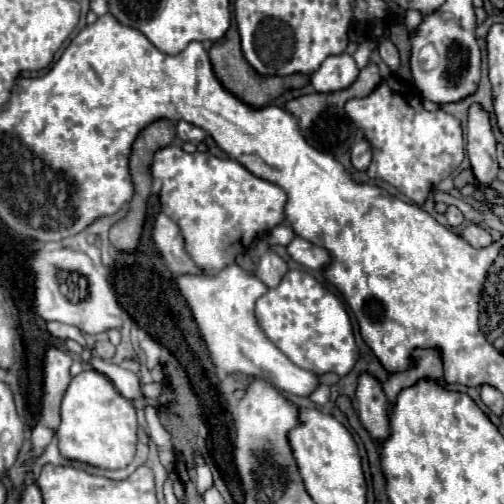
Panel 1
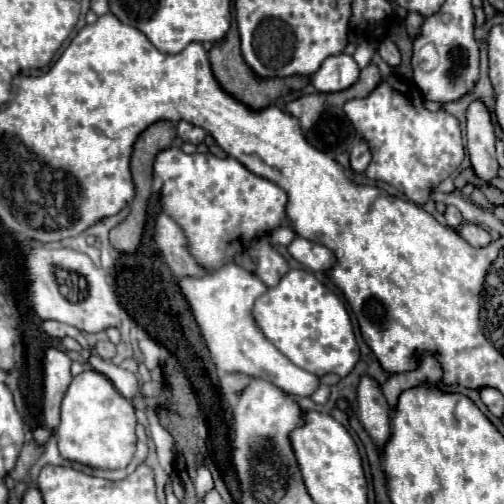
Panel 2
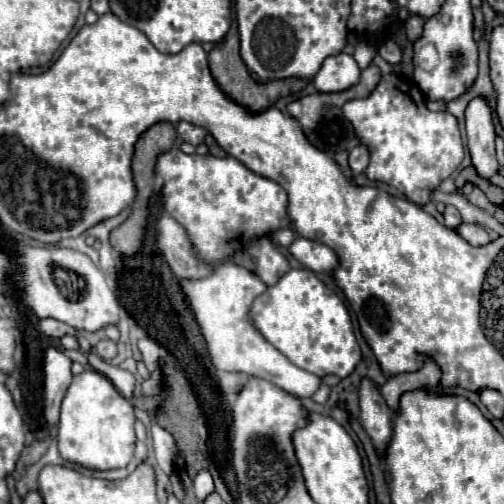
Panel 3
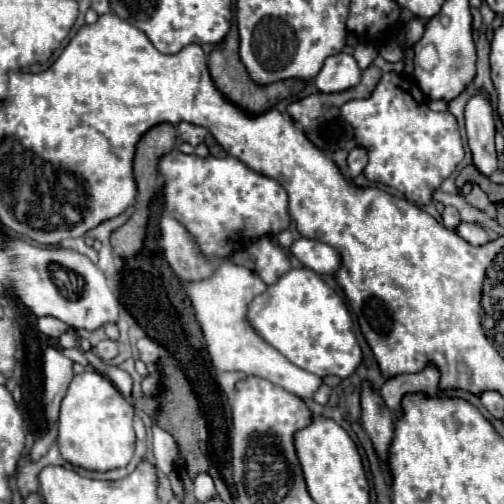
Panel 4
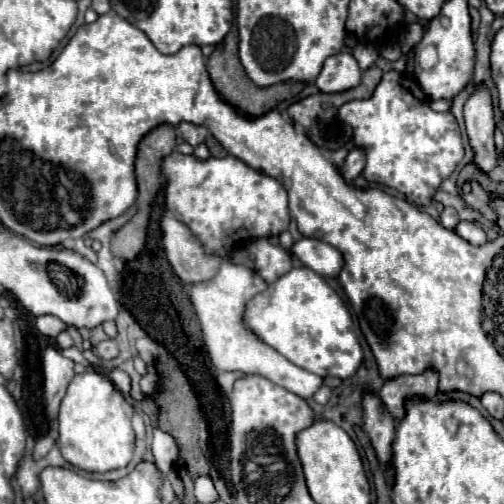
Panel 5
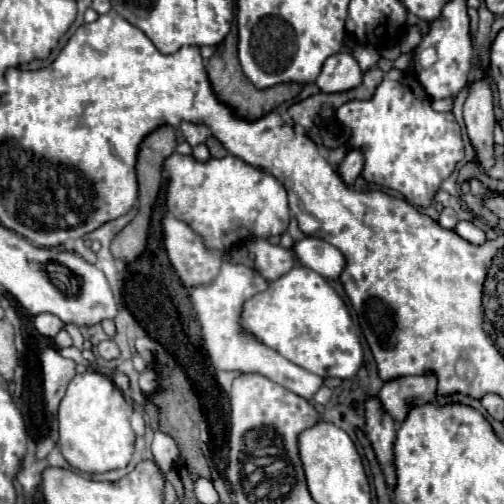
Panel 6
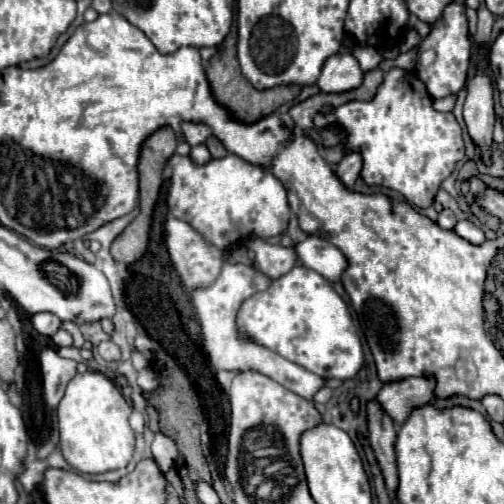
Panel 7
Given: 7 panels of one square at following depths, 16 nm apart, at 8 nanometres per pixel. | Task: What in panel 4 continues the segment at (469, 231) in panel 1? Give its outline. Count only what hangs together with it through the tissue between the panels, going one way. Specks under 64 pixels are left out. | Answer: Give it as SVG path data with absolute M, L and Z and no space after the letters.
M460 222L460 224L456 226L456 232L458 232L466 242L470 242L472 246L482 246L482 244L488 242L488 234L486 234L484 228L478 226L478 224Z

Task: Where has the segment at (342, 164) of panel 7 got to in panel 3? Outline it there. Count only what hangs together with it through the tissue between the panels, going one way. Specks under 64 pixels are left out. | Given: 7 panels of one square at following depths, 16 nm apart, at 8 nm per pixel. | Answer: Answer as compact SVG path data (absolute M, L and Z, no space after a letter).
M362 144L354 146L350 156L348 156L348 168L350 168L350 174L356 176L360 172L364 172L364 168L368 166L368 148L364 148Z

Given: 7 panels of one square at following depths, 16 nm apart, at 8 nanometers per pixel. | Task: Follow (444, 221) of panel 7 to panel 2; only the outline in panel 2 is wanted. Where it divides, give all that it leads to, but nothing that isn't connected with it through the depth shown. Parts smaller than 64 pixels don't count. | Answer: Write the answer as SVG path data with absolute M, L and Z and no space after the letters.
M446 206L444 218L446 218L446 226L450 226L450 228L458 228L462 224L462 214L458 212L456 206Z

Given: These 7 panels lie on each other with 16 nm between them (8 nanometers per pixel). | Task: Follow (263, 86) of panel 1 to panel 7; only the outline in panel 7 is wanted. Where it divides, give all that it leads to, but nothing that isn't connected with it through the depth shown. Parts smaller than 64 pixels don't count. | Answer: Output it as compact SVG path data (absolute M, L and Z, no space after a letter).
M234 32L222 42L222 46L218 48L218 52L214 54L214 58L210 60L208 68L206 68L206 78L210 82L210 88L212 88L212 96L214 100L224 106L232 118L244 122L244 124L254 124L258 122L260 118L266 118L270 116L272 112L276 112L278 106L282 106L284 102L290 102L294 100L292 94L290 94L290 88L270 88L270 90L256 90L252 88L252 84L248 84L248 80L244 80L240 68L238 68L238 60L236 60L236 42L234 42Z

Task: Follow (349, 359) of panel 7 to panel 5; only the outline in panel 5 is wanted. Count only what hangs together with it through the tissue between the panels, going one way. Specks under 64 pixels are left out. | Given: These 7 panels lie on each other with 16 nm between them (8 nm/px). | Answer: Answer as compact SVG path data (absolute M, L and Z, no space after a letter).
M292 268L264 292L248 300L244 324L284 358L302 368L307 363L322 378L350 378L362 364L362 348L344 300L320 274L310 268Z

